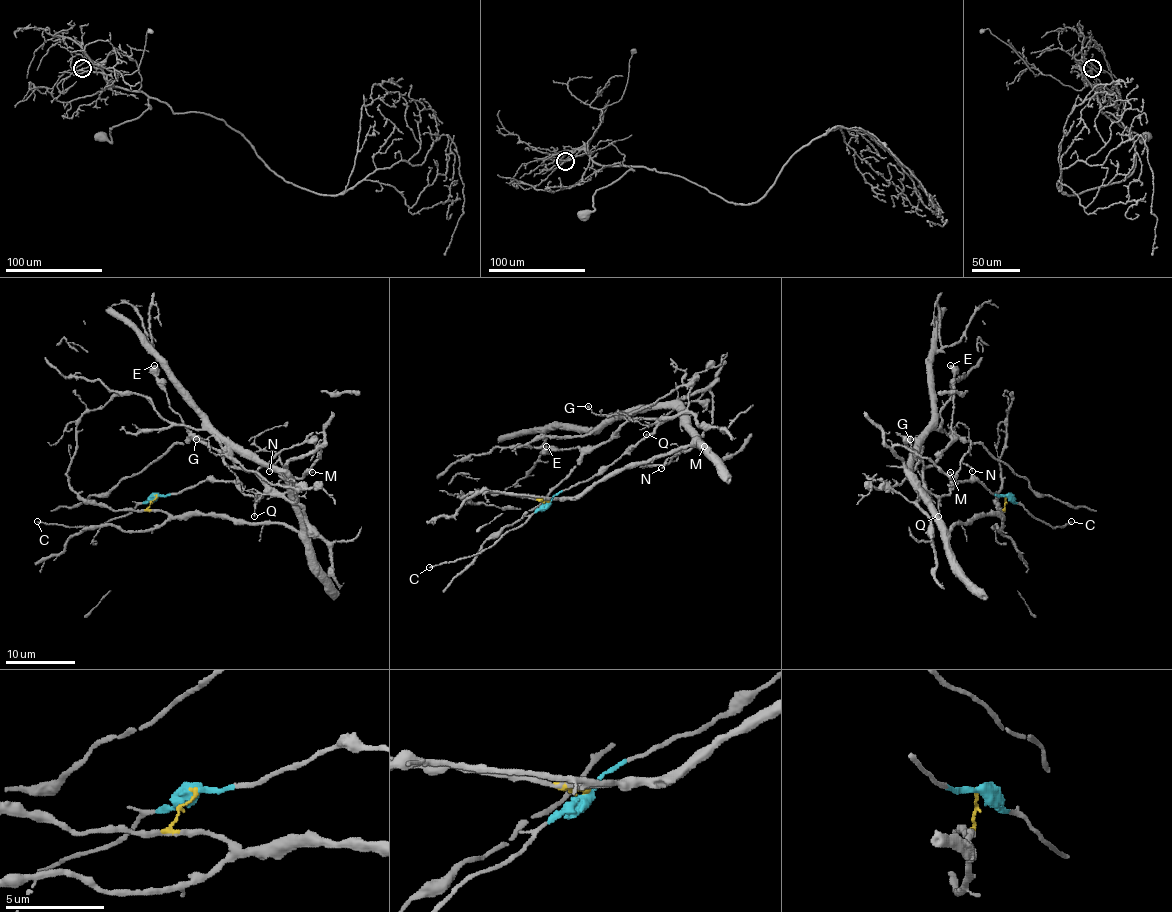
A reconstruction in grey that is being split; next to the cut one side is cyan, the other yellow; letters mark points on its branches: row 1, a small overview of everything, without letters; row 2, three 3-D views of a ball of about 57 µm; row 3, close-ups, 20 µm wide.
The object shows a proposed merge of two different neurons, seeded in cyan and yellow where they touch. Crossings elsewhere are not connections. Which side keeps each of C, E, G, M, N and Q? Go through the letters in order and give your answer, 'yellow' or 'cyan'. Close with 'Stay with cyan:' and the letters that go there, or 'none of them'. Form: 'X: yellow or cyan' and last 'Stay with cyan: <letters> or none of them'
C: cyan
E: cyan
G: cyan
M: yellow
N: yellow
Q: cyan
Stay with cyan: C, E, G, Q

